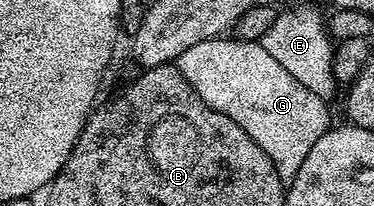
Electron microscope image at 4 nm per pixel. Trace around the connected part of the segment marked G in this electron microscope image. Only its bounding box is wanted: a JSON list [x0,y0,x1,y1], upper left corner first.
[175,37,331,187]

